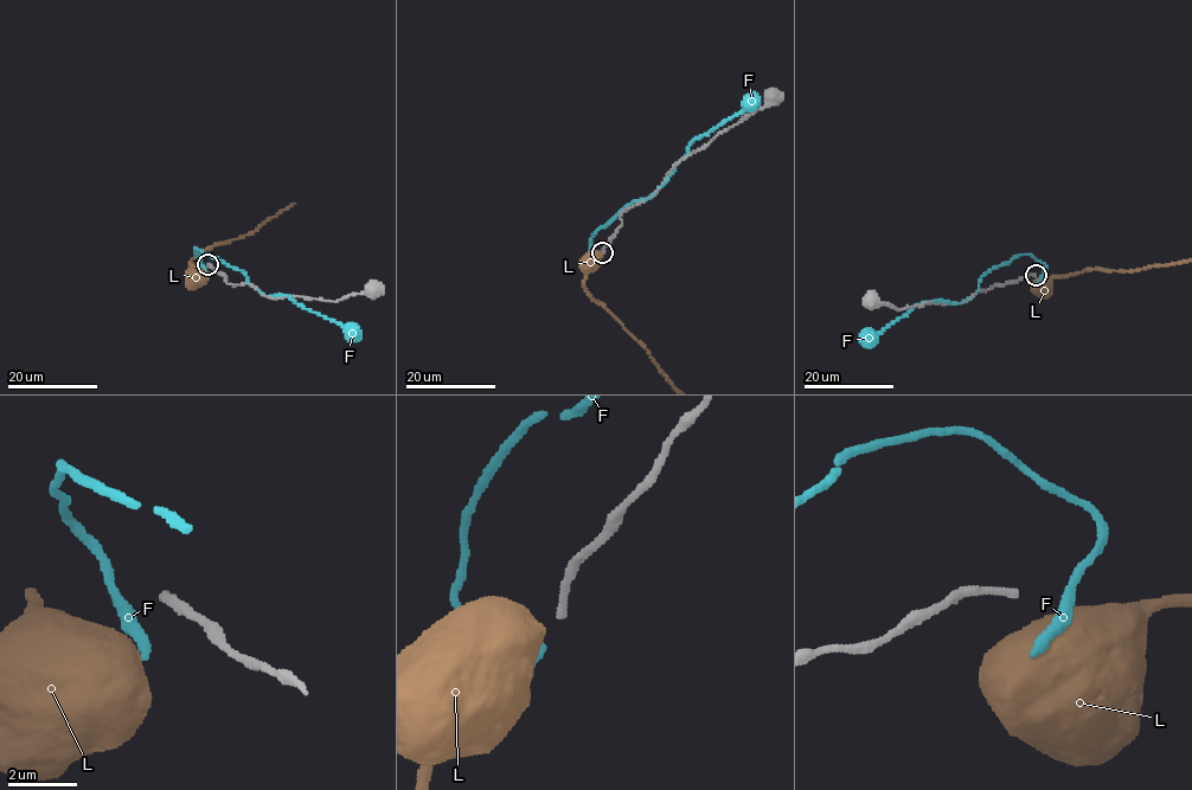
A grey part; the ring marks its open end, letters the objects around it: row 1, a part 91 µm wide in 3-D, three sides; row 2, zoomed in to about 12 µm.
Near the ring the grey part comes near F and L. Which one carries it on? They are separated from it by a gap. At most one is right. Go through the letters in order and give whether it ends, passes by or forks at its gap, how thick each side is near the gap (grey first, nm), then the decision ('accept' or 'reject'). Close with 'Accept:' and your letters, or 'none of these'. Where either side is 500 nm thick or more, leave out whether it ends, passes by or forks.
F: it ends; calibres 240 and 480 nm; reject
L: calibres 240 and 800 nm; reject
Accept: none of these

